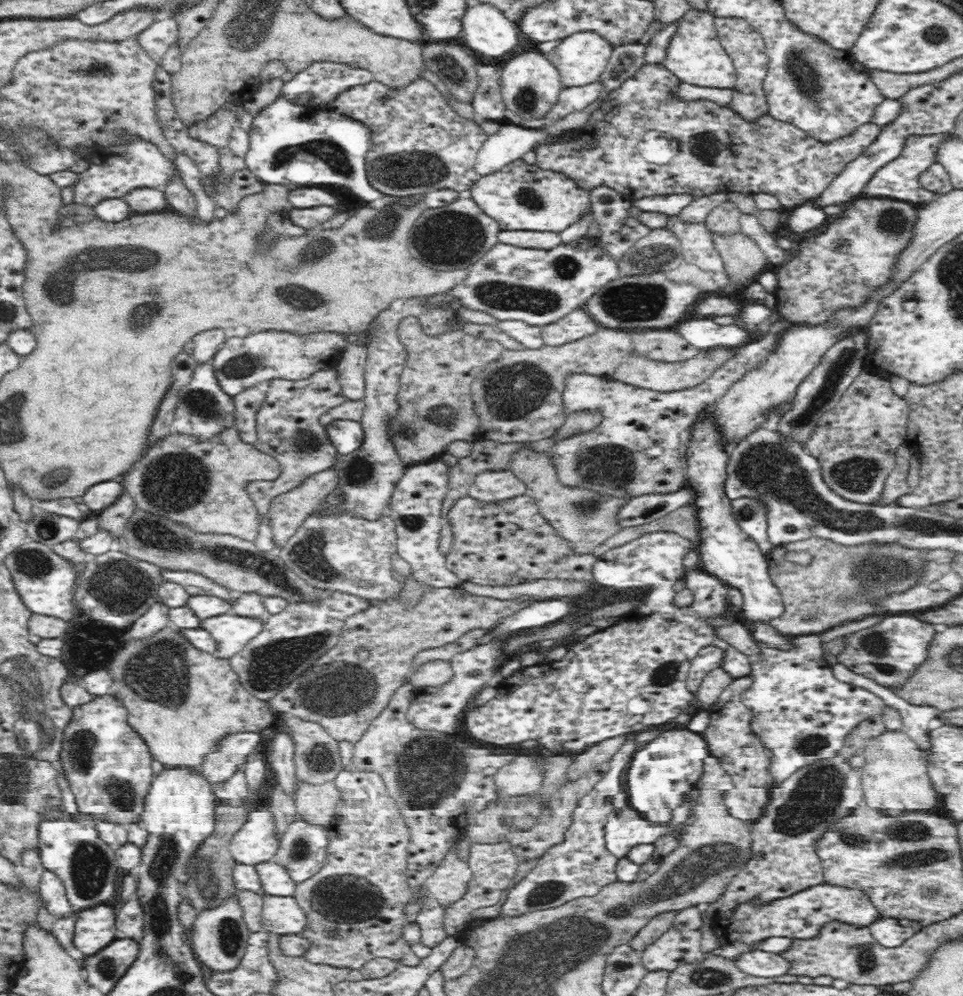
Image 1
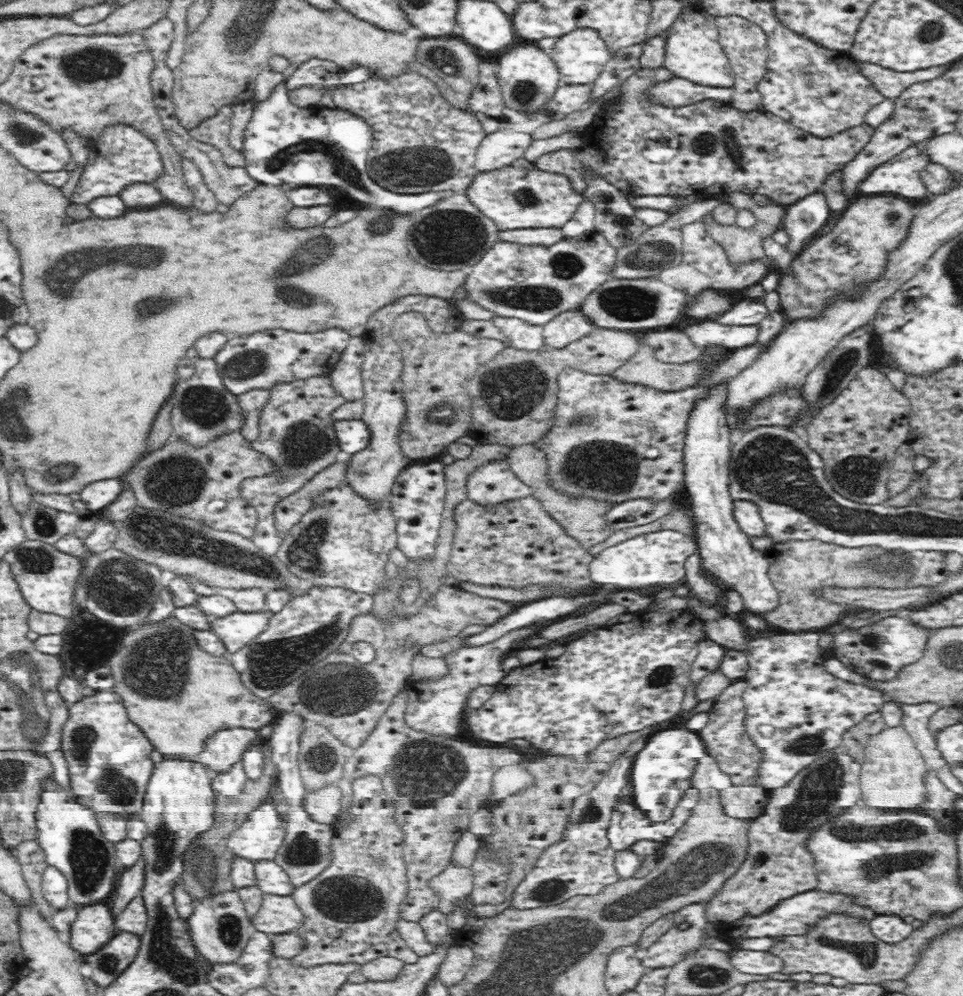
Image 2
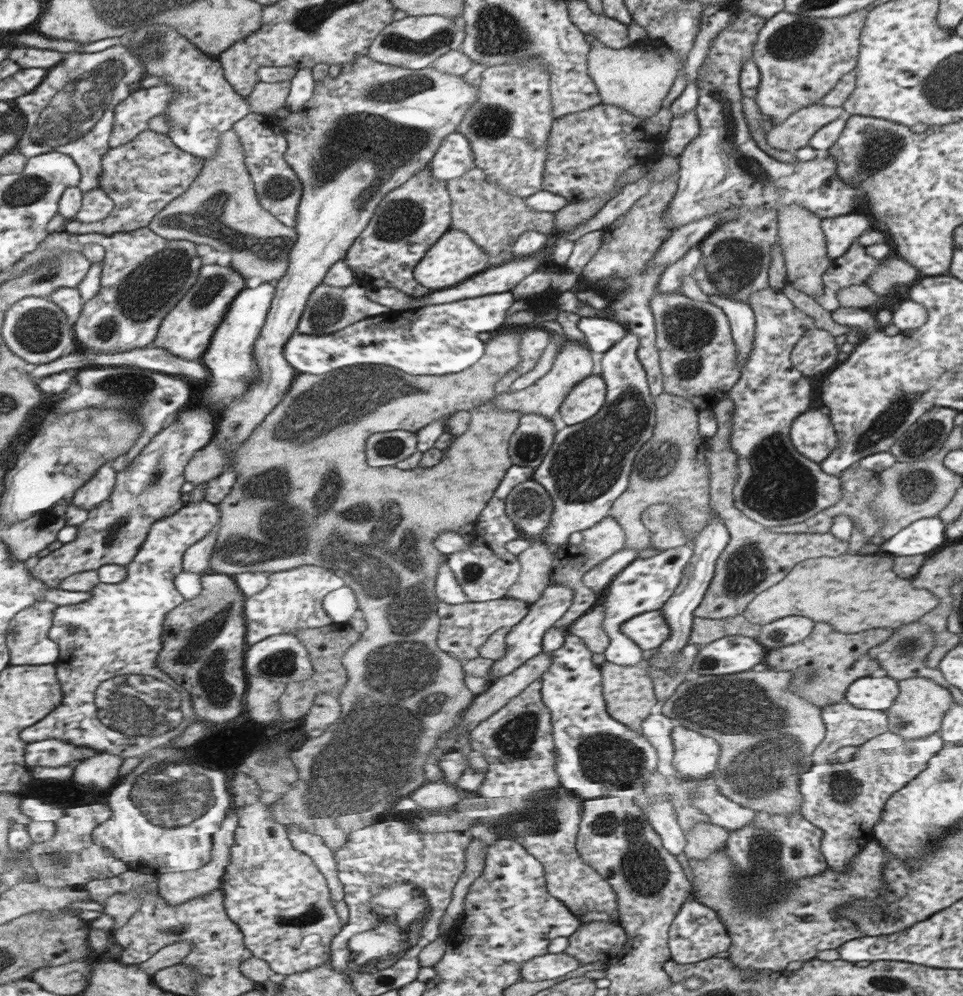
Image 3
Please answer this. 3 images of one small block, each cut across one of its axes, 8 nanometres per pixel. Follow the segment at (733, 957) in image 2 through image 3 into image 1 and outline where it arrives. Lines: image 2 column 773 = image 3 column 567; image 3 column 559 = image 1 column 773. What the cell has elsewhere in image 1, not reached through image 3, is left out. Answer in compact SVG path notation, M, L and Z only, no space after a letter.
M760 950L744 952L742 956L738 956L738 960L734 960L734 964L744 974L760 976L760 978L774 978L774 976L788 974L790 968L790 962L786 962L780 954L760 952Z

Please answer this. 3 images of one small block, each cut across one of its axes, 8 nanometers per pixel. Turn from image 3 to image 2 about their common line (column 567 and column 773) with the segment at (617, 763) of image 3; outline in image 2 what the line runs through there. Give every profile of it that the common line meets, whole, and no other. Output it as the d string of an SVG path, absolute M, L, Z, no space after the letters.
M782 632L752 638L748 642L748 648L744 650L748 660L748 670L744 678L748 684L744 692L746 702L744 726L748 738L762 754L760 766L756 770L756 786L766 792L784 788L798 772L804 772L818 758L826 756L826 752L840 748L844 734L858 722L862 722L866 716L878 712L886 702L880 690L856 682L848 684L846 680L834 678L826 670L826 660L832 652L822 652L822 648L818 648L818 640L820 632Z

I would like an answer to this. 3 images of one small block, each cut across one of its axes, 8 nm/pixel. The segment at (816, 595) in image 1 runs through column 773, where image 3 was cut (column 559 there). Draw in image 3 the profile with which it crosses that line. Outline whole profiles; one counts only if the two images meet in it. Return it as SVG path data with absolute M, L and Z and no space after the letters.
M607 516L605 520L601 520L599 524L595 524L593 528L587 528L587 530L583 530L581 532L581 536L583 536L583 542L581 542L581 546L563 546L563 548L559 548L555 554L553 554L553 574L551 574L551 580L565 580L565 582L569 582L569 586L573 588L573 592L575 592L575 600L573 600L573 604L571 604L571 608L567 610L567 614L555 624L555 626L561 626L561 628L567 628L567 634L569 634L569 628L571 628L571 624L575 624L575 620L581 620L583 616L587 616L587 612L591 612L591 608L595 608L595 606L599 606L601 604L601 600L605 598L603 594L597 594L597 592L593 592L591 588L587 588L585 584L583 584L583 576L587 574L587 570L591 570L593 566L597 566L597 564L601 564L603 560L607 560L609 556L613 556L615 552L623 552L623 548L625 548L625 544L627 544L627 534L625 534L625 530L621 528L621 524L613 518L613 516Z

